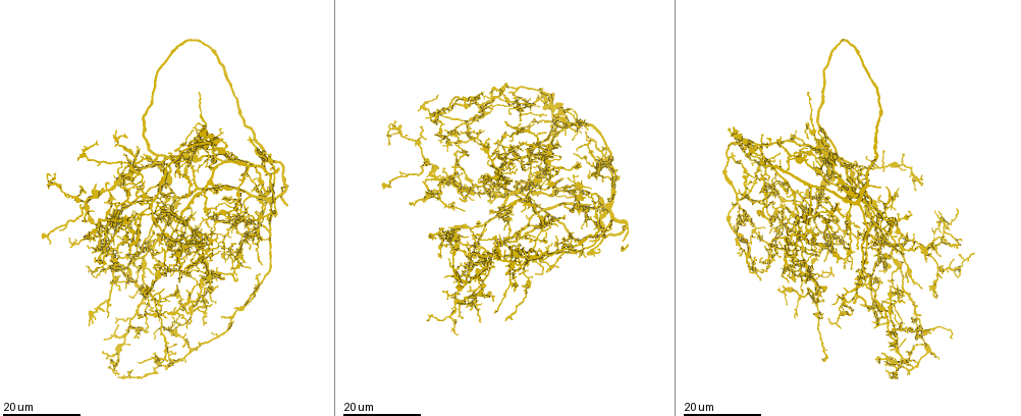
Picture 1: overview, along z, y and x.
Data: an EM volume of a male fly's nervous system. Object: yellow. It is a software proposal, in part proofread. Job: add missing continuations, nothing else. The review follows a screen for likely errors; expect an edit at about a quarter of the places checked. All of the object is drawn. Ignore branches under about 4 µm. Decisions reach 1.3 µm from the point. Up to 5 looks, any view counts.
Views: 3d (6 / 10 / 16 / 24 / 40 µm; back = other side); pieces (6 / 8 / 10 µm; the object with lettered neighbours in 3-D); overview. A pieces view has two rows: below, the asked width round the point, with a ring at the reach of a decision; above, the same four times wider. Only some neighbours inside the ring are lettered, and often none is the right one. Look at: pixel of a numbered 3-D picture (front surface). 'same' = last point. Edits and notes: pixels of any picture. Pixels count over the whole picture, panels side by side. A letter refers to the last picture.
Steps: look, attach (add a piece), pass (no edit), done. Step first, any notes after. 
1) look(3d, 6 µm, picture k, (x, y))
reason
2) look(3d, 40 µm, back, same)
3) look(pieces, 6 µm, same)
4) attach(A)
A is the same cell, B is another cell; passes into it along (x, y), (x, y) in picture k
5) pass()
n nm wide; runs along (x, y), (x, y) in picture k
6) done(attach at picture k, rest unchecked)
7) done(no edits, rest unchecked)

look(3d, 24 µm, picture 1, (288, 203))
branch stops here

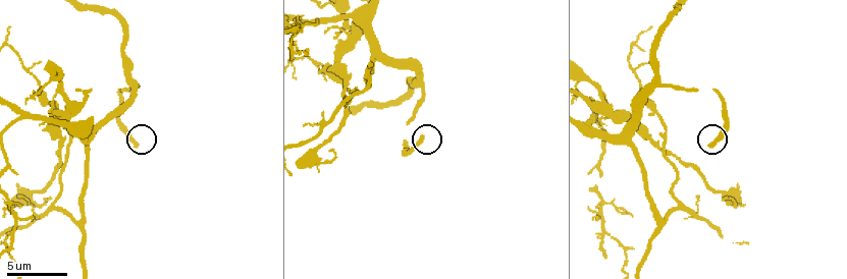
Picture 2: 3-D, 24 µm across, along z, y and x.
look(pieces, 10 µm, picture 2, (422, 139))

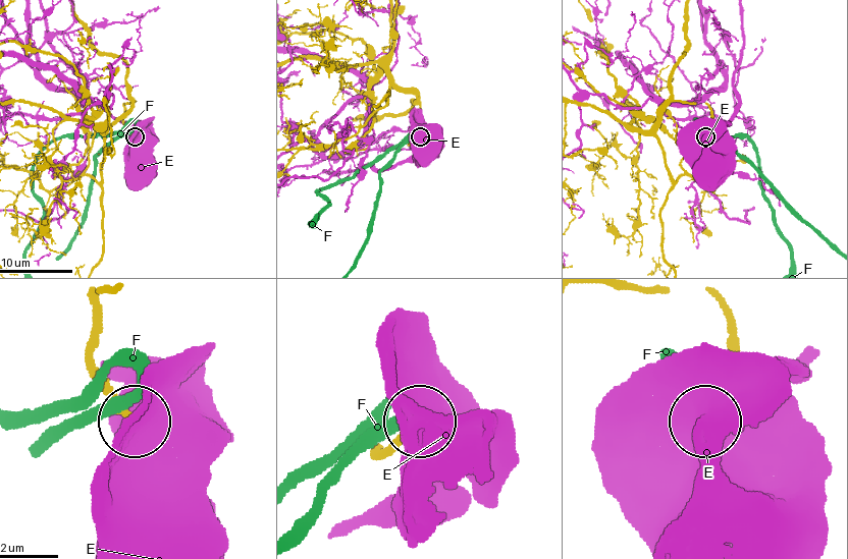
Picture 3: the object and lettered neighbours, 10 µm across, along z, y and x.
pass()
E and F are other cells; no lettered piece goes on from it

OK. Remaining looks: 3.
look(3d, 16 µm, picture 1, (259, 245))
branch stops here

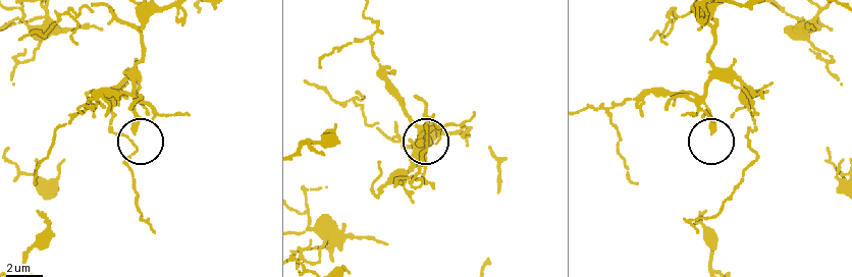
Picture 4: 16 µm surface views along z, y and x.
look(pieces, 6 µm, picture 4, (134, 131))

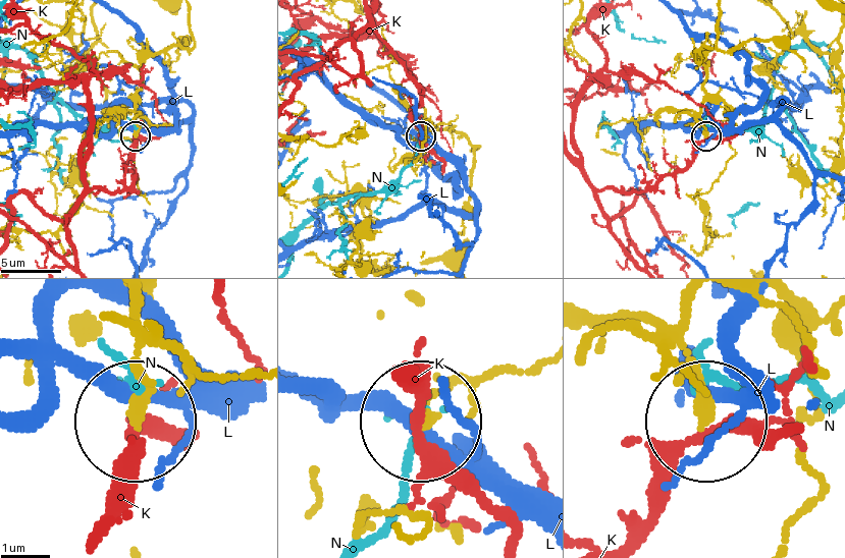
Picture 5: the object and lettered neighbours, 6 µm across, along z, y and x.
pass()
K, L and N are other cells; runs along (133, 300), (141, 419) in picture 5; none of them fits

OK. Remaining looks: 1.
done(no edits, rest unchecked)

